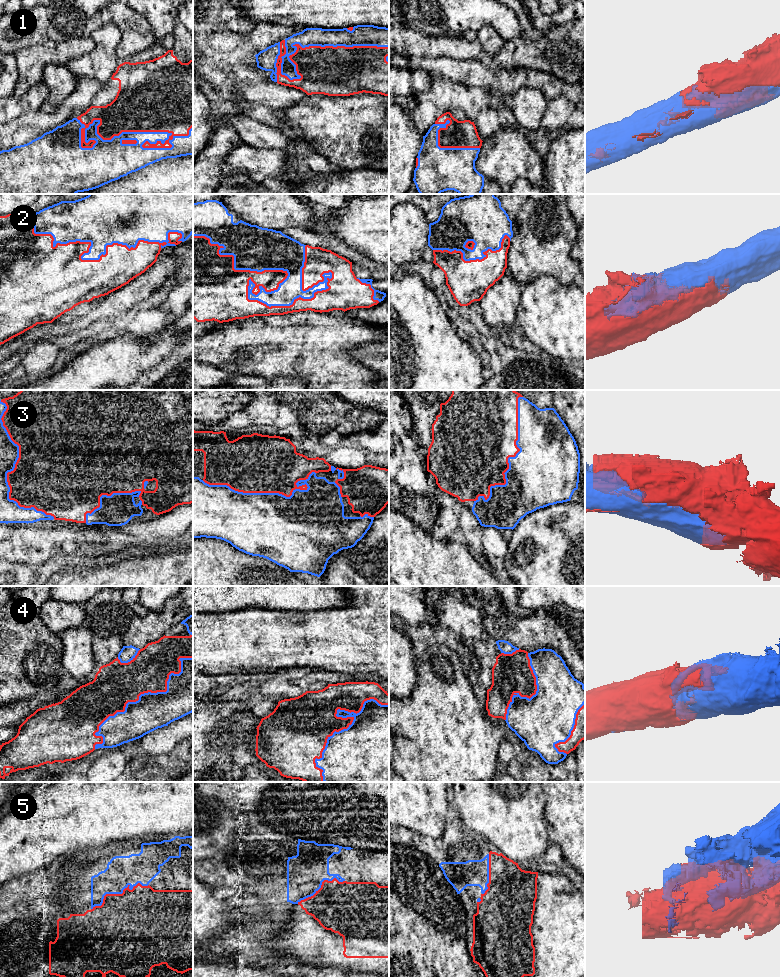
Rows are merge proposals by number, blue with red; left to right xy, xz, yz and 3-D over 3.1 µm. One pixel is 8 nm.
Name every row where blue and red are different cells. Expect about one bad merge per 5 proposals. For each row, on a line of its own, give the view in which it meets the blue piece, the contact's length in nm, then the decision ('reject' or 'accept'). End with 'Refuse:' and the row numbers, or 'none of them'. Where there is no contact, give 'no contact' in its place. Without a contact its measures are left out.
1: meets blue in xy; contact 950 nm long; accept
2: meets blue in xz; contact 1150 nm long; accept
3: meets blue in xy; contact 1050 nm long; accept
4: meets blue in xz; contact 800 nm long; accept
5: meets blue in xy; contact 500 nm long; reject
Refuse: 5

